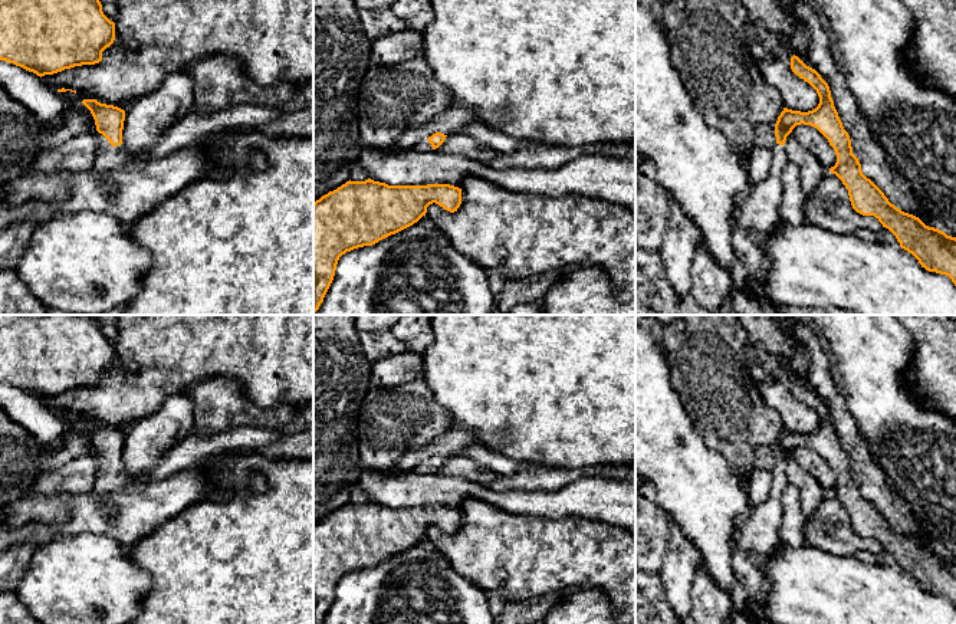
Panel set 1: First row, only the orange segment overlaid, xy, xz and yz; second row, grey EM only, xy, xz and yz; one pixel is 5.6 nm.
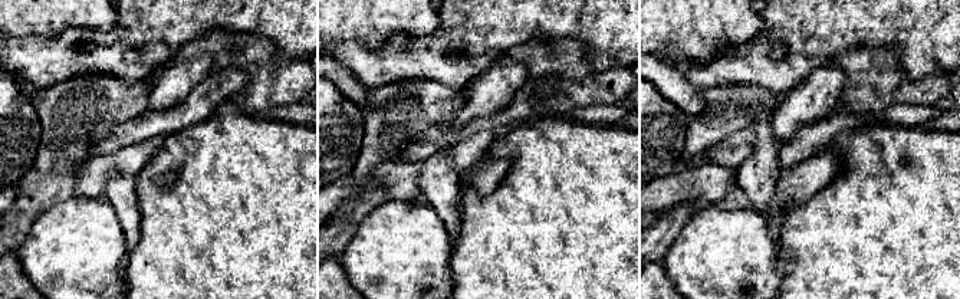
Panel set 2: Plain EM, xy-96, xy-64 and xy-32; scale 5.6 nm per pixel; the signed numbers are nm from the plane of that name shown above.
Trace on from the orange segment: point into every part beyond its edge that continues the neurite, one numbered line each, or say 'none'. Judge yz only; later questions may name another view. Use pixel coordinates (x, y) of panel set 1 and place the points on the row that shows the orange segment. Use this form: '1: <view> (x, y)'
1: yz (759, 214)

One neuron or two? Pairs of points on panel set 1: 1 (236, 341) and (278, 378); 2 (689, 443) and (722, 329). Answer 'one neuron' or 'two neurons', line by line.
1: one neuron
2: two neurons

